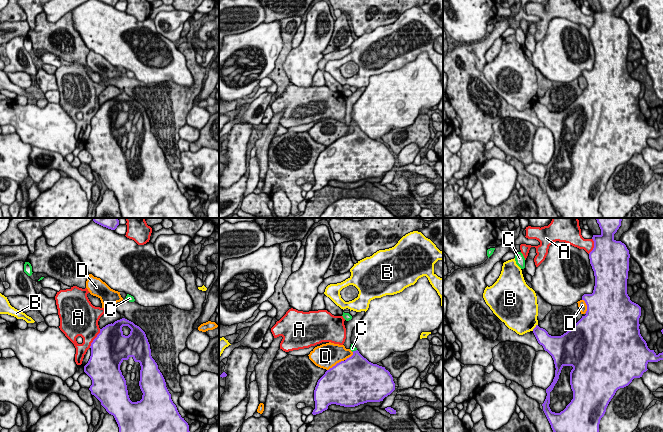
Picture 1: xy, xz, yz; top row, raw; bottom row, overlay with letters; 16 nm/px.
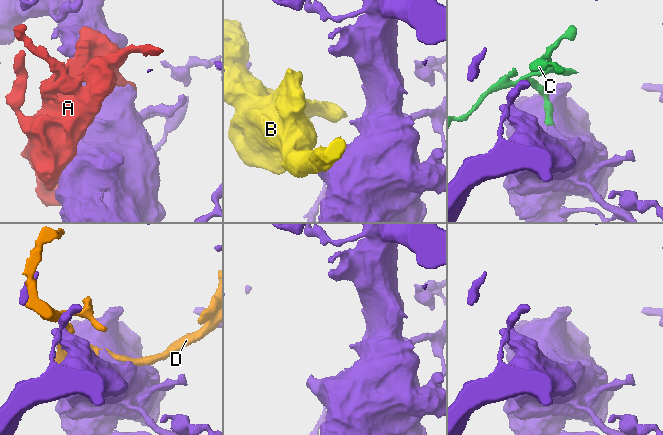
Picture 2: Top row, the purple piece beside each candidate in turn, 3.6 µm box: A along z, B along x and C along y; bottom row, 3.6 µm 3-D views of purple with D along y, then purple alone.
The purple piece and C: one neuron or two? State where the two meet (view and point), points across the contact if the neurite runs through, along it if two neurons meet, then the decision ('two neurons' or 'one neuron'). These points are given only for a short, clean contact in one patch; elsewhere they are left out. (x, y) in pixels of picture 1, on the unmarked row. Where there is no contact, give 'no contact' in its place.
contact xz (354, 127); way xz (356, 142), (354, 127), (352, 124); one neuron

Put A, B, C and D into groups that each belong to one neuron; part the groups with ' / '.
A / B / C / D

